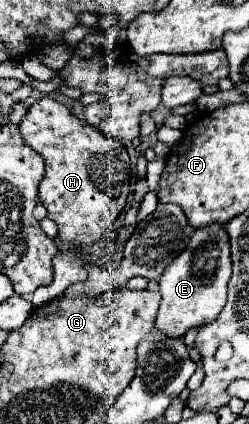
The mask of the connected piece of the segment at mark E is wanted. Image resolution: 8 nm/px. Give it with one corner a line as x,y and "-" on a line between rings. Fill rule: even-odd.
208,225
196,229
186,251
180,257
176,257
160,277
162,305
154,321
158,331
172,339
178,339
184,337
194,327
204,327
212,323
216,315
220,315
226,303
230,275
232,275
232,259
226,229
220,225

